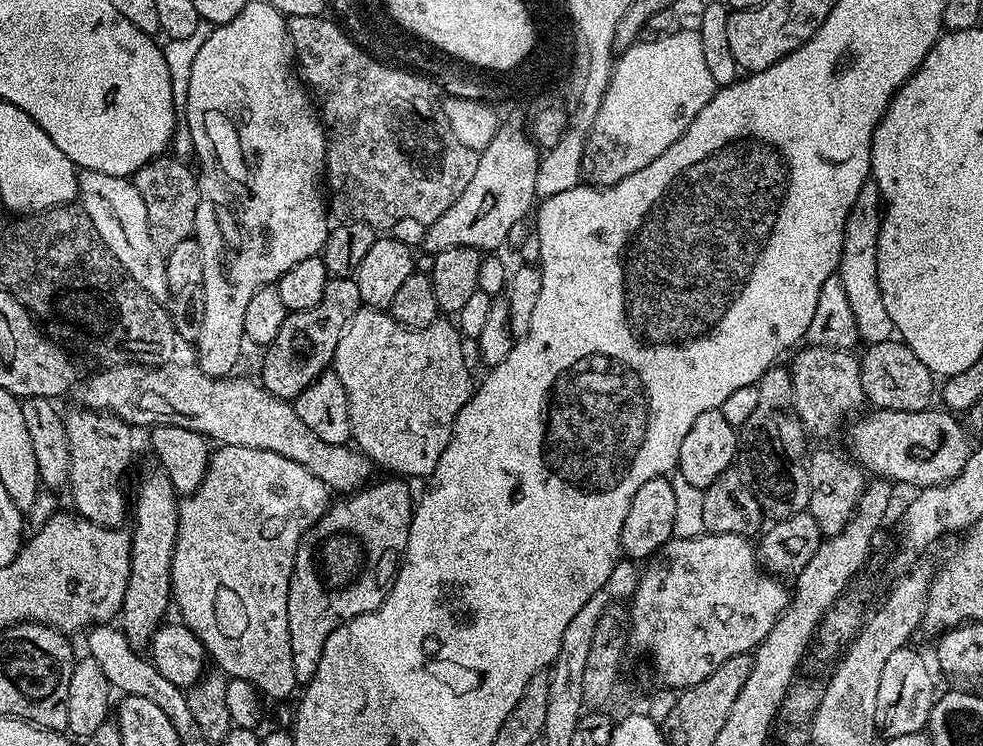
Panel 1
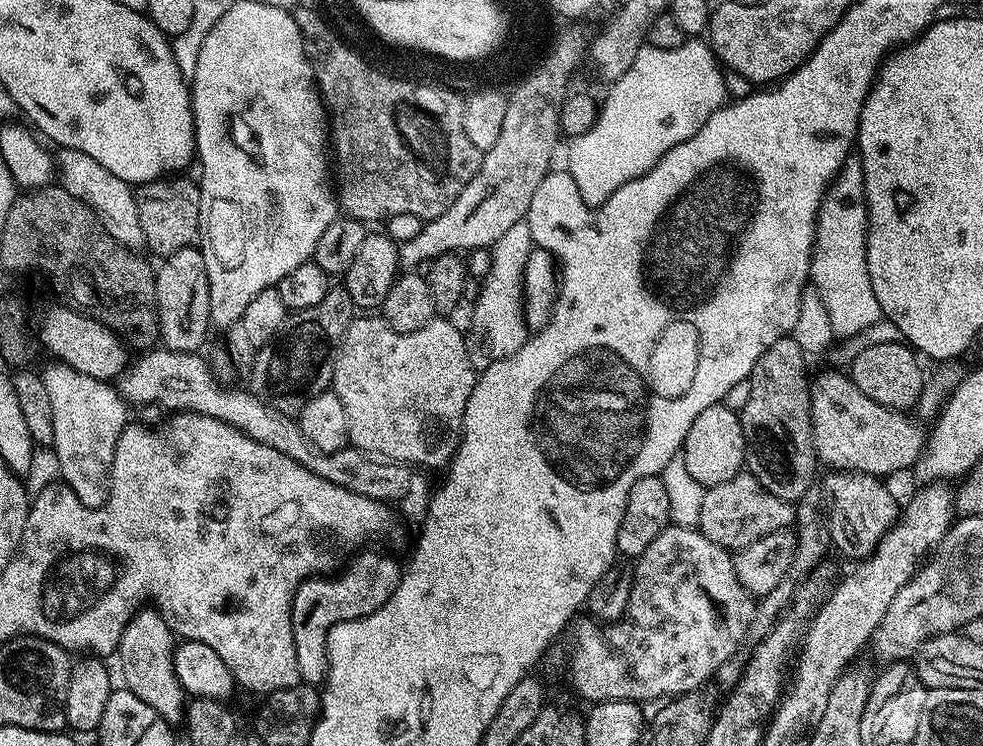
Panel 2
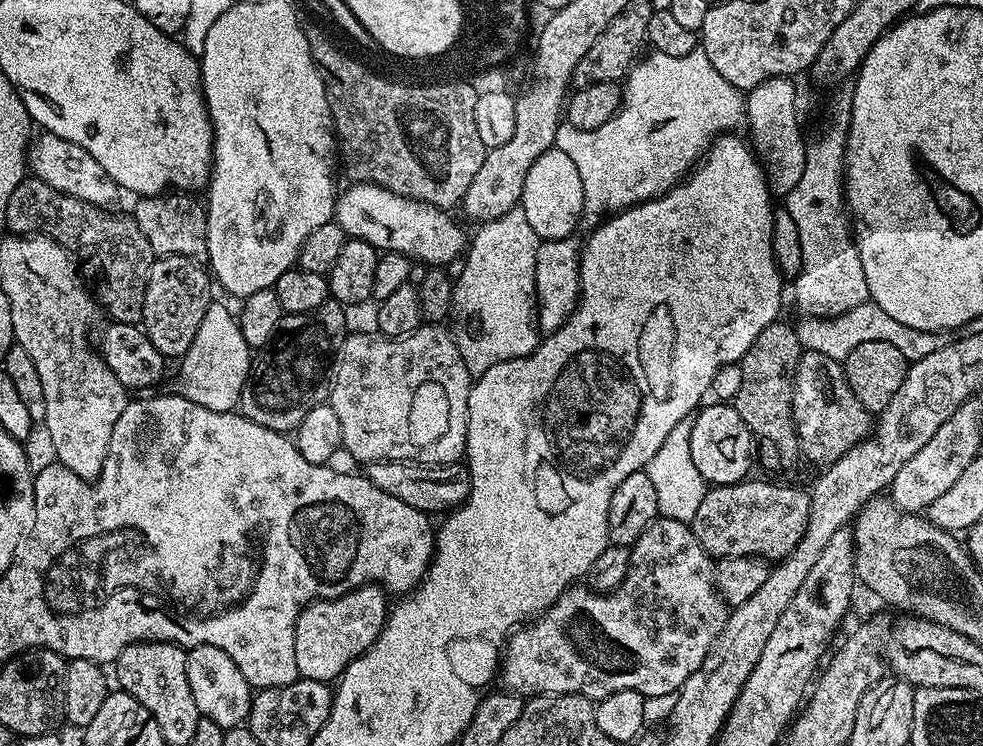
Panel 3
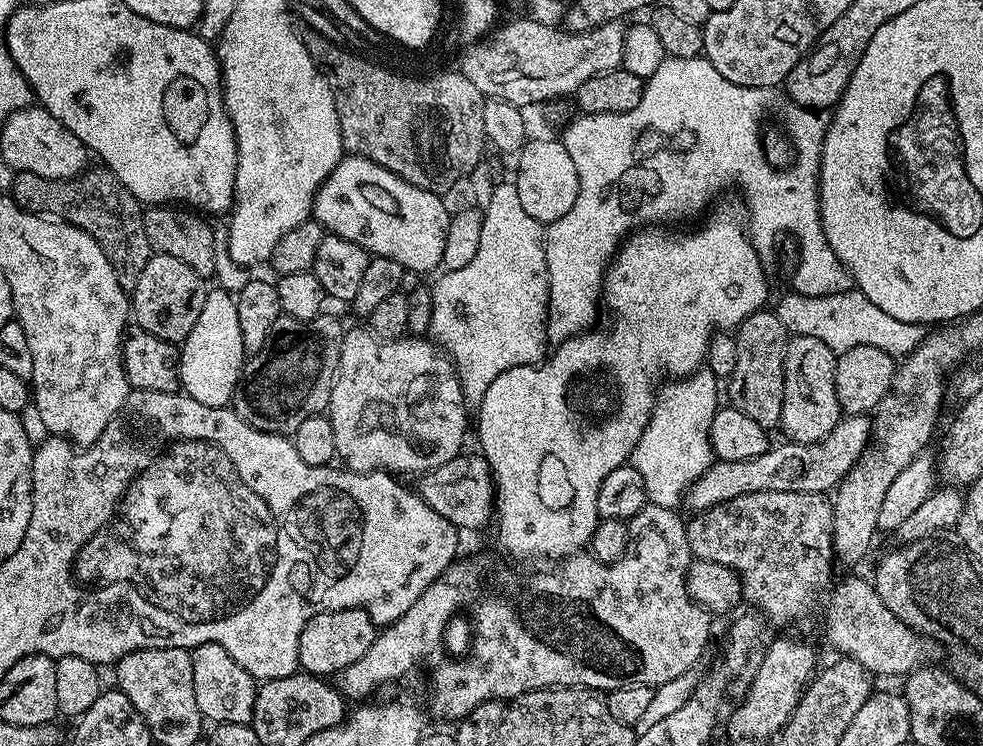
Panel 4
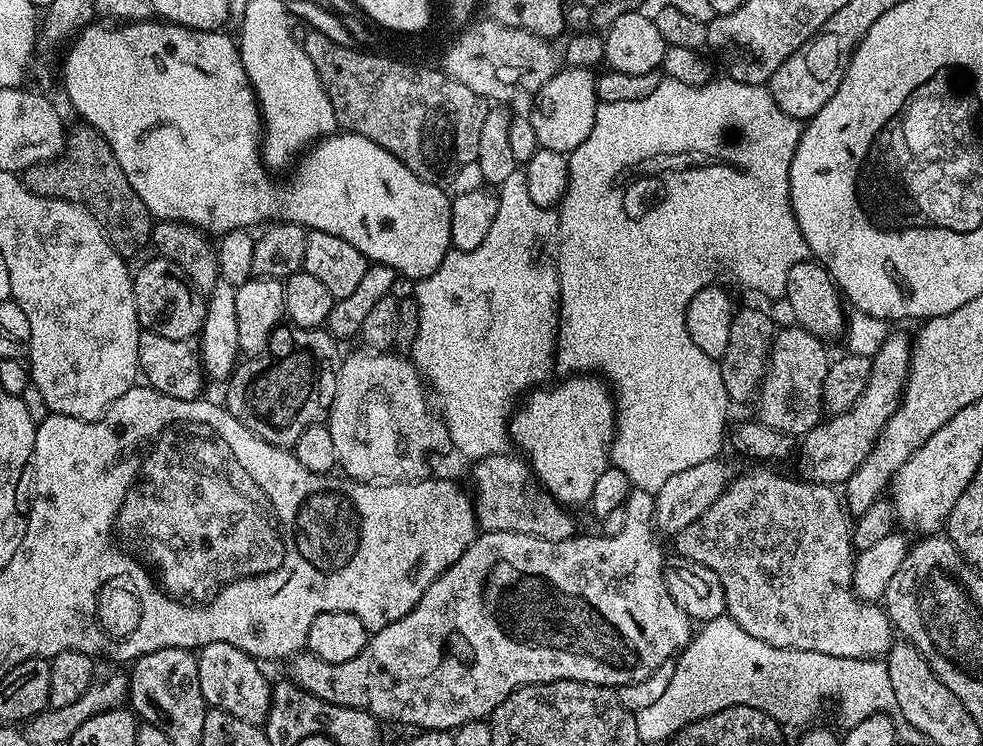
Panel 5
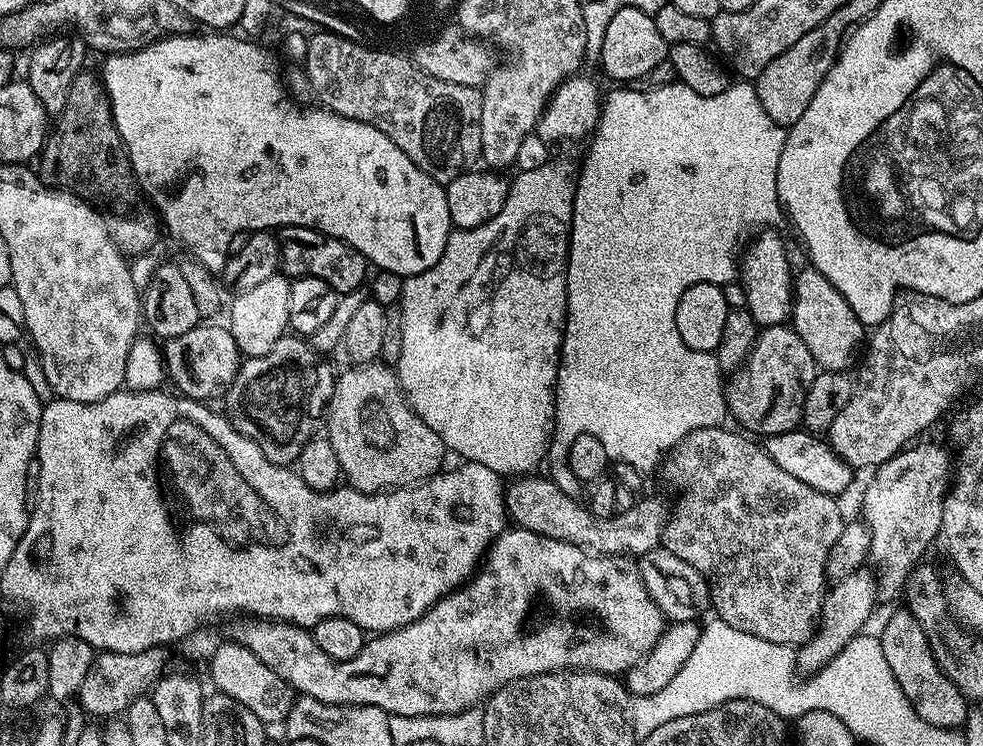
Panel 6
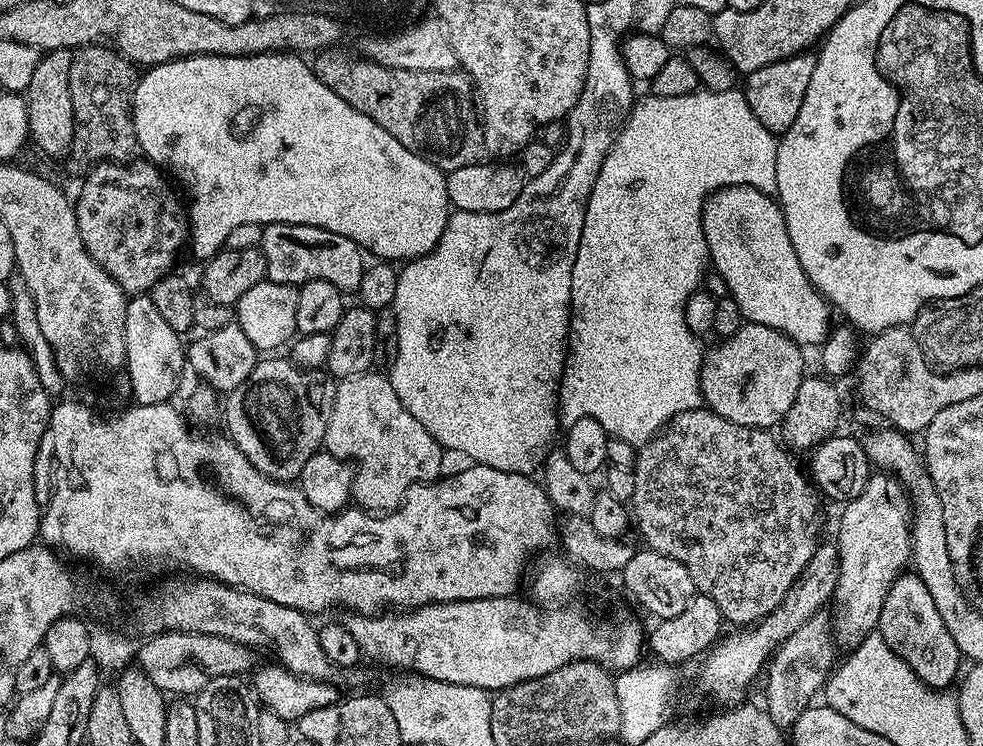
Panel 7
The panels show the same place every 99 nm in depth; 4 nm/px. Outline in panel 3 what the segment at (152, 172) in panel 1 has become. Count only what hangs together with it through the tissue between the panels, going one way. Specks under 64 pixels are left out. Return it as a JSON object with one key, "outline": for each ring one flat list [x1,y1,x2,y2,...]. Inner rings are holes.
{"outline":[[179,190,169,191,159,196,142,196,135,202,134,219,138,230,146,234,146,242,150,242,153,253,161,256,185,256,197,262,208,259,208,213,205,205,196,201,197,197]]}

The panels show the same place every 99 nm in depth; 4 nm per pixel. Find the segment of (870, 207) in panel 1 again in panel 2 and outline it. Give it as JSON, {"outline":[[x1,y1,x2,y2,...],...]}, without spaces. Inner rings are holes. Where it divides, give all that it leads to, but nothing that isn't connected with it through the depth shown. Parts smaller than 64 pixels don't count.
{"outline":[[859,155,849,156,844,169,840,171,838,179,828,189,820,209,816,215,816,245,812,248,812,274,810,284,821,296,822,302,829,314,835,335,841,341,864,332,882,320,882,313,878,306,878,298,874,298,874,290,870,282,870,270,866,262,868,249,868,203,866,202,866,186,864,185,864,171,860,165]]}

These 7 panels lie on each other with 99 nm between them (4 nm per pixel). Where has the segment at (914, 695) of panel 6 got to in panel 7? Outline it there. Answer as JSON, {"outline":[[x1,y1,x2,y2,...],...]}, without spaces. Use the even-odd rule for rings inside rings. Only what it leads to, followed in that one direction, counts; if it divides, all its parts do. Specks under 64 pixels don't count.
{"outline":[[901,574,894,586,890,586,890,594,886,594,886,602,882,602,878,631,886,646,914,670,927,688,948,690,953,687,952,683,957,683,962,672,960,651,954,638,950,638,950,630,946,630,946,622,942,622,942,614,938,614,938,606,934,606,934,598,930,598,930,590,926,590,926,582,922,582,920,576]]}

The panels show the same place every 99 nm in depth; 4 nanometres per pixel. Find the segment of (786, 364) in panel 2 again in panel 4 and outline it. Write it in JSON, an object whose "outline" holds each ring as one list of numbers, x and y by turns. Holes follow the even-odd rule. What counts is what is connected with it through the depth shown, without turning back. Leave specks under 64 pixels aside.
{"outline":[[761,310,750,314,735,329,737,357,734,372,726,380,726,396,731,407,742,410,742,414,754,418,758,426,772,430,782,418,782,398,784,397,784,363,786,362,786,346,790,339,775,311]]}

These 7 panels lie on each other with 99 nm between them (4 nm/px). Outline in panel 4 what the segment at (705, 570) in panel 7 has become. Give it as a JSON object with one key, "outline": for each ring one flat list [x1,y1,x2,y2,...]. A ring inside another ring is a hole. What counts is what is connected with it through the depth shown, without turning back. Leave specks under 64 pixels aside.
{"outline":[[759,492,758,494,742,494,742,498,734,498,730,502,722,502,718,506,709,508,706,512,693,515,687,521,688,545,693,557,706,562,718,562,727,568,733,568,740,573,740,585,744,591,743,599,753,604,755,611,765,621,768,620,780,630,788,630,795,620,804,620,820,604,824,591,832,584,832,564,834,565,834,553,832,550,832,500,823,492],[848,576,840,580,828,592,828,621,824,624,824,636,832,648,837,648,841,657,858,662,873,677,900,676,907,677,915,668,925,667,938,656,938,645,927,636,920,636,913,628,906,626,886,602,876,592,875,583,863,580,860,576]]}

